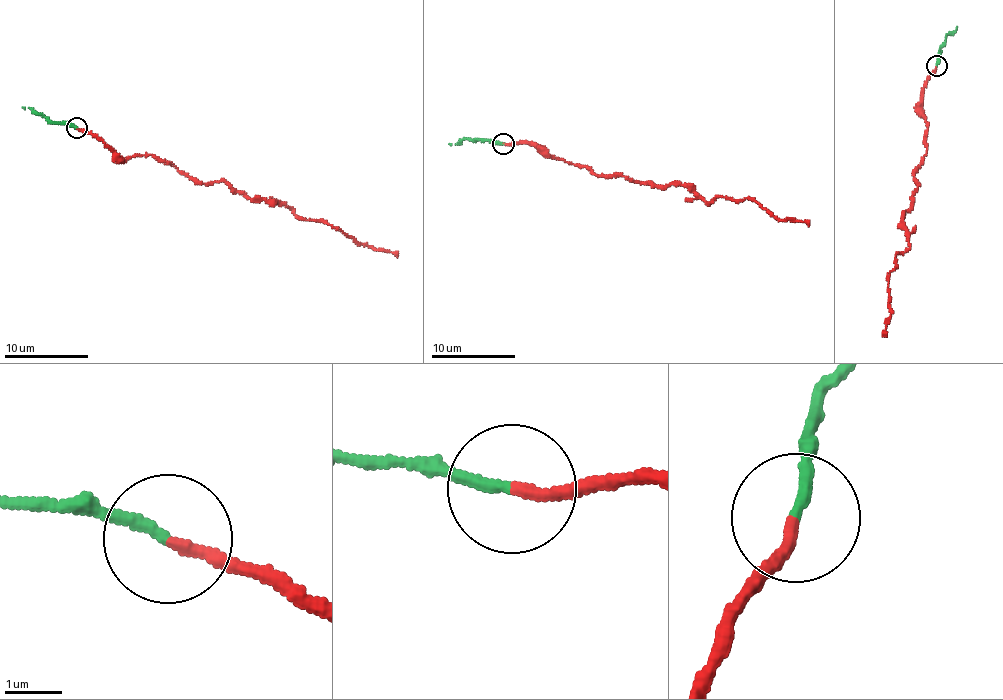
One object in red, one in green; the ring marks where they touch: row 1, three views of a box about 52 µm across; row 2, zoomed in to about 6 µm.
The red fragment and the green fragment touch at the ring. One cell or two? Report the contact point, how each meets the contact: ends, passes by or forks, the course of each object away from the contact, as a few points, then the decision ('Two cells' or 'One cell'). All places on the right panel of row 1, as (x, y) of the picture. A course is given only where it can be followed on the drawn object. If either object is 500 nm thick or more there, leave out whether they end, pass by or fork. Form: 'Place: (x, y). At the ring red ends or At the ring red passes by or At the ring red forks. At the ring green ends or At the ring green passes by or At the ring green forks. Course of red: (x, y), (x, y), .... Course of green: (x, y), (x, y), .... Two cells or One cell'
Place: (937, 65). At the ring red ends. At the ring green ends. Course of red: (936, 66), (921, 112), (926, 154), (903, 213), (908, 246), (889, 278), (882, 336). Course of green: (936, 66), (940, 47), (957, 26). Two cells

